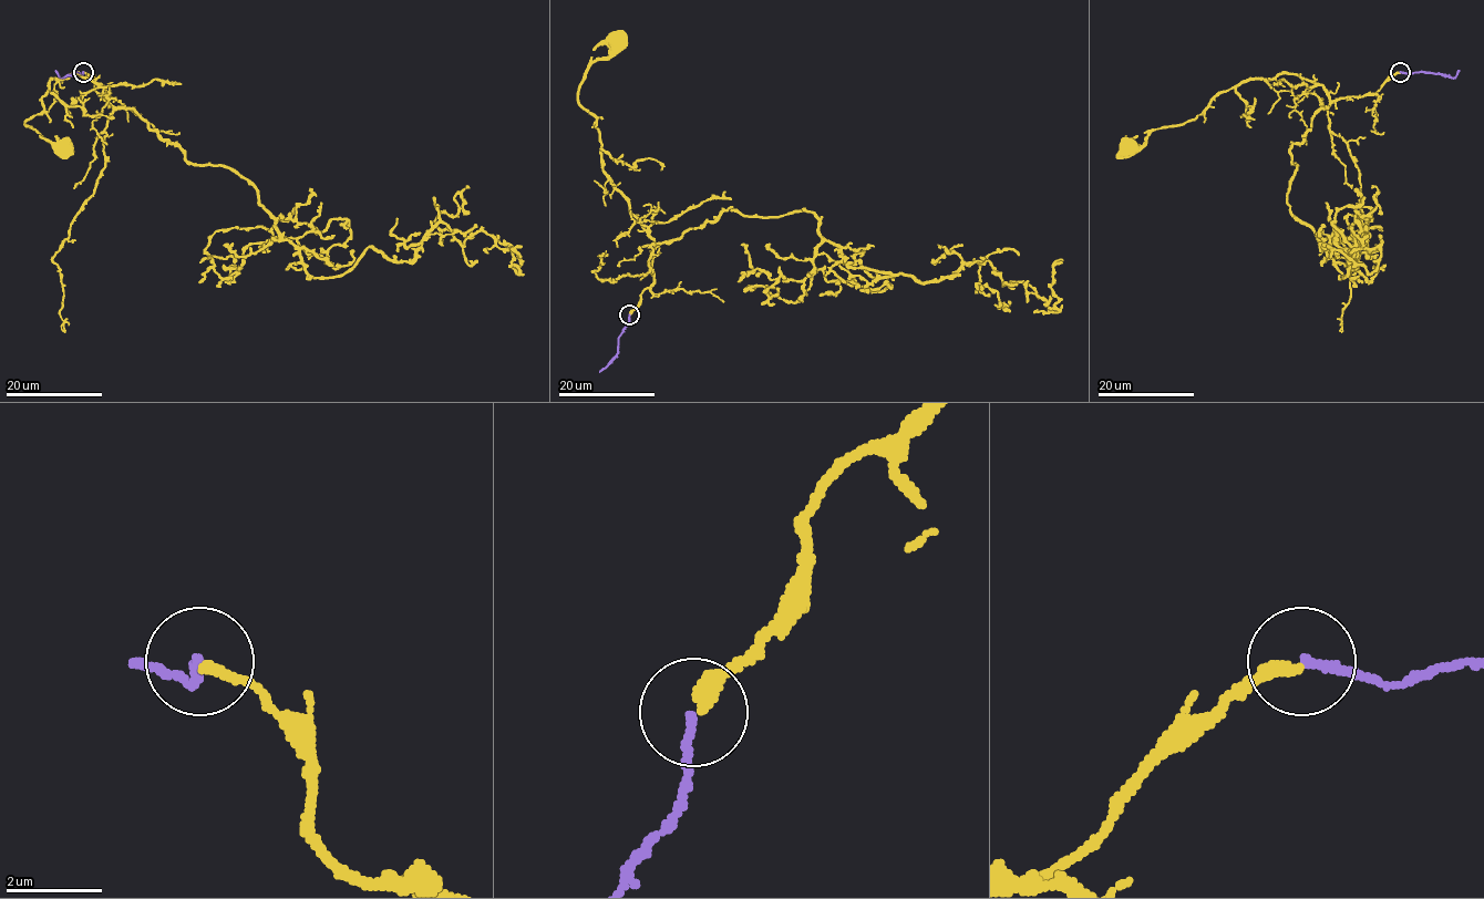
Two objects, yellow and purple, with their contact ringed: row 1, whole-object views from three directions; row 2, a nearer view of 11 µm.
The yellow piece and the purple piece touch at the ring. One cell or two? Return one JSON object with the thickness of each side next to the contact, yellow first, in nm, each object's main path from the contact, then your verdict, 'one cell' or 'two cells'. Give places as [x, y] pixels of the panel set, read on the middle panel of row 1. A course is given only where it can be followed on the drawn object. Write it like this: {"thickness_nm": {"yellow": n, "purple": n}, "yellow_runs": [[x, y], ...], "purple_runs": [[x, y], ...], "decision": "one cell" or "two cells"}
{"thickness_nm": {"yellow": 280, "purple": 180}, "yellow_runs": [[629, 313], [653, 281], [655, 241], [603, 168], [596, 119], [577, 96], [585, 71], [619, 39]], "purple_runs": [[629, 314], [628, 326], [618, 338], [617, 355], [599, 372]], "decision": "one cell"}

